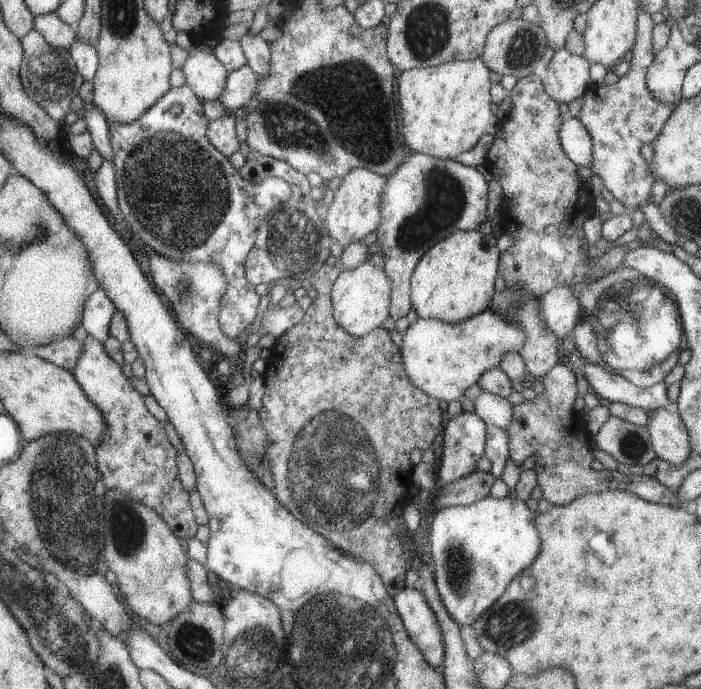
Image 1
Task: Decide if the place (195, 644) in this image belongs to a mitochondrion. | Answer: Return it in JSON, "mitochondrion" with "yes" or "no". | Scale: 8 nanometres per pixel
{"mitochondrion":"yes"}

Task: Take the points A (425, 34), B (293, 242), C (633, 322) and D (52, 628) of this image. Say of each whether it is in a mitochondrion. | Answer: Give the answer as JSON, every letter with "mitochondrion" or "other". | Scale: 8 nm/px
{"A":"mitochondrion","B":"mitochondrion","C":"mitochondrion","D":"mitochondrion"}

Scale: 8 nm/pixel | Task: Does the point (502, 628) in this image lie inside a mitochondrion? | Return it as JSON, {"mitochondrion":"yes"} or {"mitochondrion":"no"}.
{"mitochondrion":"yes"}

